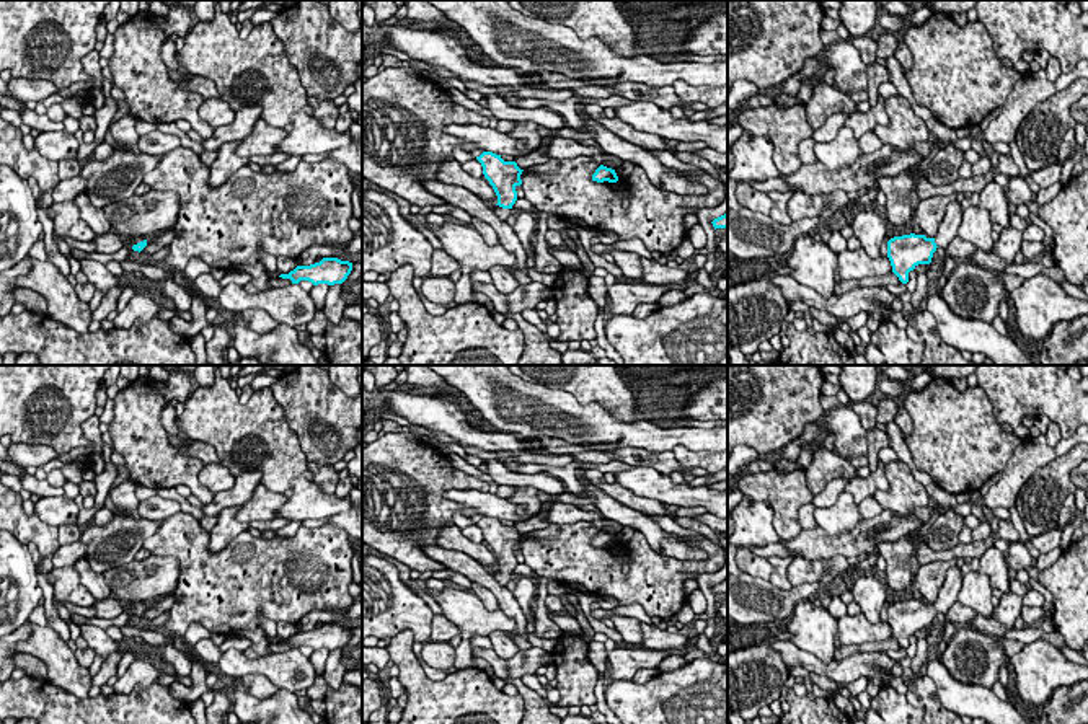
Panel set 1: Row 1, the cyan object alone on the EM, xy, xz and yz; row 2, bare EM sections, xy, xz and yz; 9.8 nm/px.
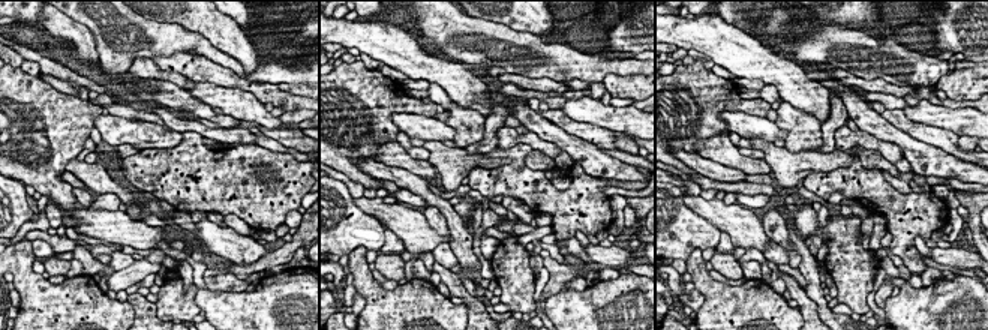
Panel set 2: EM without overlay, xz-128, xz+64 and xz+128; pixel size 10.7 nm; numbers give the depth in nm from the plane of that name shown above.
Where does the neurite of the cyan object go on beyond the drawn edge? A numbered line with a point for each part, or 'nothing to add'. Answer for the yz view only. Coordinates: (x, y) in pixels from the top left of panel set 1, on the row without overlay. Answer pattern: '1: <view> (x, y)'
1: yz (948, 594)

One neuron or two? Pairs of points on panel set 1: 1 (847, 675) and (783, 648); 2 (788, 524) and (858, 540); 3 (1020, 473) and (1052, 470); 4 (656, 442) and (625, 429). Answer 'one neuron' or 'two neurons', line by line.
1: one neuron
2: two neurons
3: two neurons
4: one neuron

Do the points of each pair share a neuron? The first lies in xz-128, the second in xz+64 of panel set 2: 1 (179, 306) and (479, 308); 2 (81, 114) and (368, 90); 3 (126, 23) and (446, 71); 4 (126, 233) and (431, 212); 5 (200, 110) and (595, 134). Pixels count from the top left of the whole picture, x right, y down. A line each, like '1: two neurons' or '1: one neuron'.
1: two neurons
2: one neuron
3: two neurons
4: two neurons
5: one neuron

